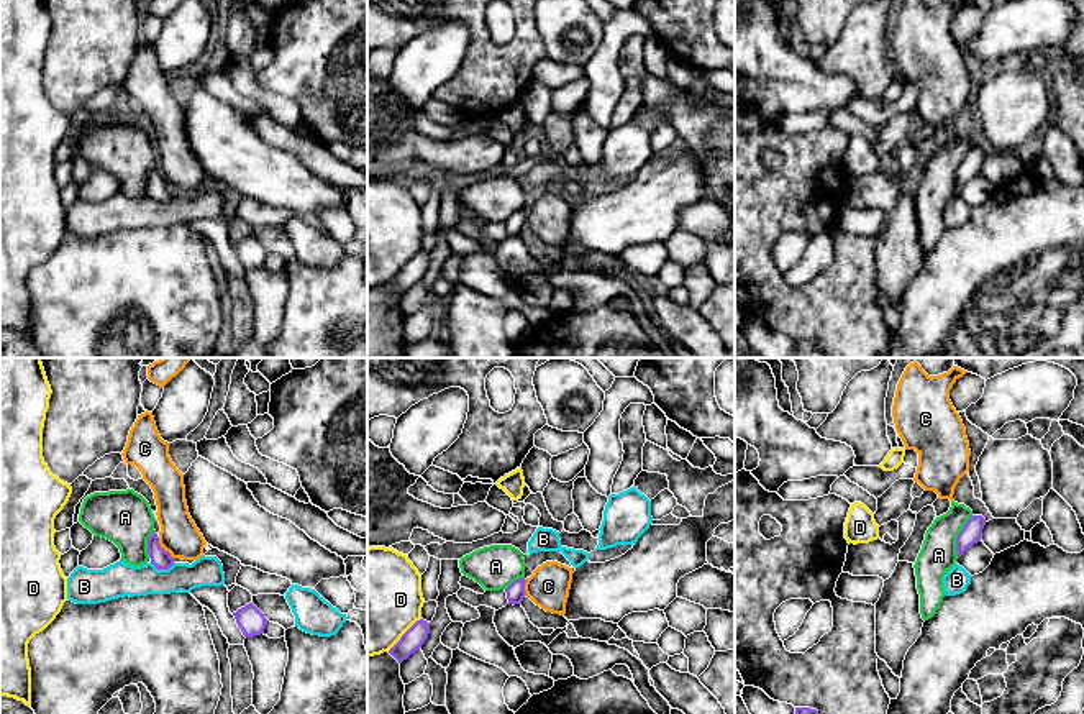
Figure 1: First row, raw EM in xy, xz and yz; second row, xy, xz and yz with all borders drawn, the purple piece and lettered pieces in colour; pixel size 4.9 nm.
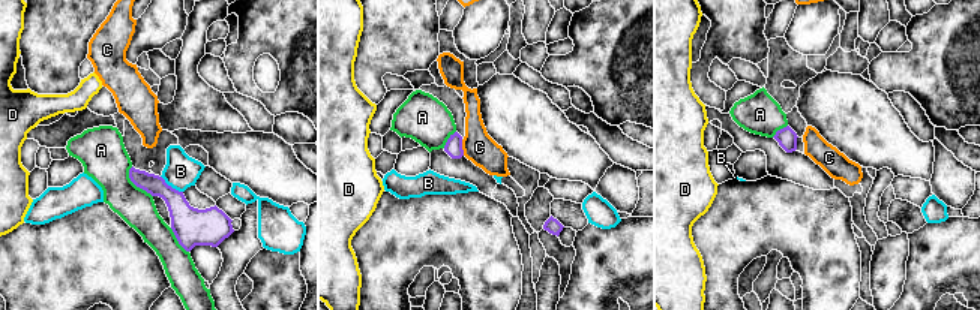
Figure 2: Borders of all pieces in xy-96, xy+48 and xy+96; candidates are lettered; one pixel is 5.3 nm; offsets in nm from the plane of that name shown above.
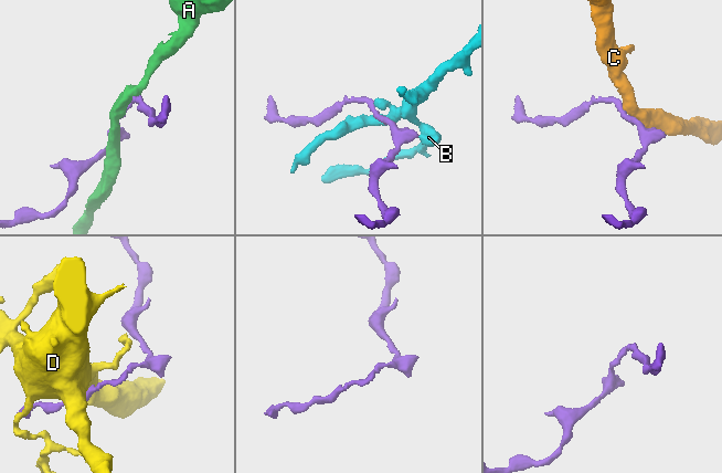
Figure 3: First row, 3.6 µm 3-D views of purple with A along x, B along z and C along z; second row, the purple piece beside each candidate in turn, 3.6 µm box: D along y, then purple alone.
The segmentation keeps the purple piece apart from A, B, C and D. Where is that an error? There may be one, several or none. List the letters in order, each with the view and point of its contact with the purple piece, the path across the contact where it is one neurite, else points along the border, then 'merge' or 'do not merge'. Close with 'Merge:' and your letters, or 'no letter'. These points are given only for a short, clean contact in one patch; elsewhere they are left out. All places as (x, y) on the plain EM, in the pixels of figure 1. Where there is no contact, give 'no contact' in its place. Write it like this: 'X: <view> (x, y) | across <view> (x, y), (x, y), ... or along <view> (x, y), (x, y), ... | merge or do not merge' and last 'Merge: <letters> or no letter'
A: yz (958, 168) | do not merge
B: xy (163, 201) | along xy (151, 194), (158, 201), (169, 201), (174, 196) | do not merge
C: xy (163, 181) | along xy (158, 169), (158, 174), (173, 191) | do not merge
D: xz (404, 266) | along xz (420, 250), (387, 283) | do not merge
Merge: no letter

